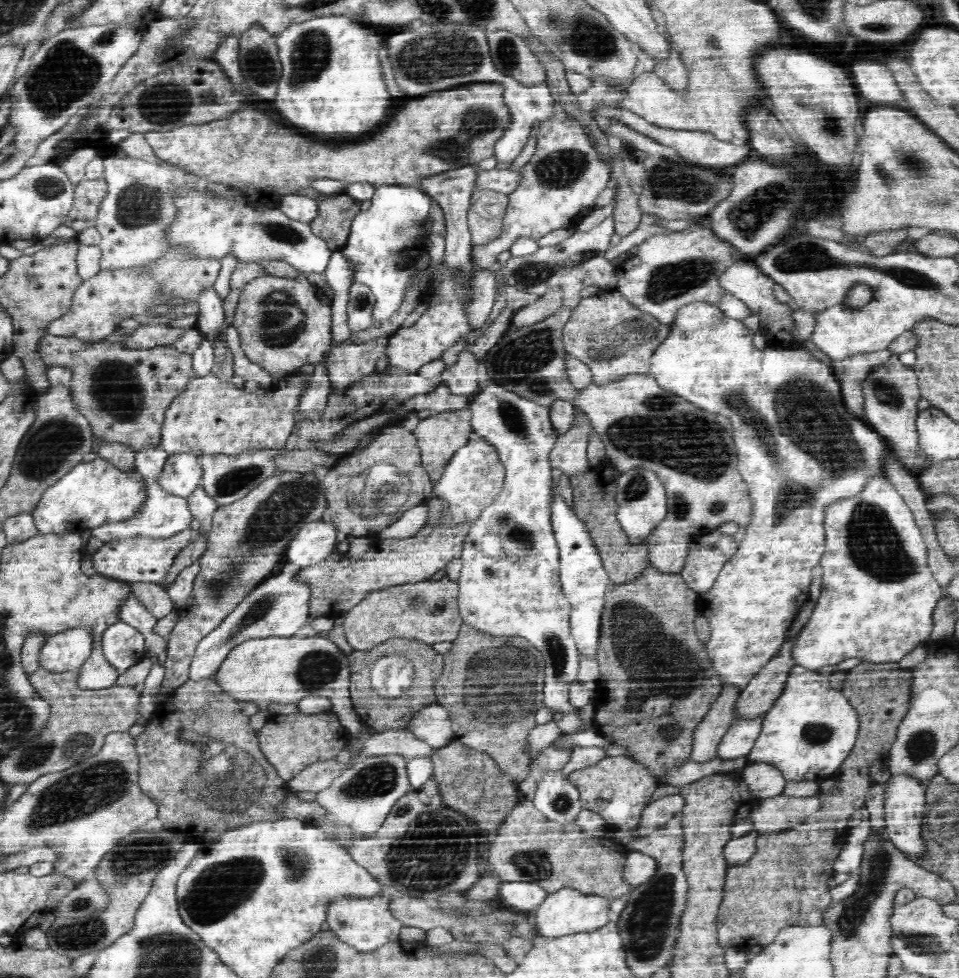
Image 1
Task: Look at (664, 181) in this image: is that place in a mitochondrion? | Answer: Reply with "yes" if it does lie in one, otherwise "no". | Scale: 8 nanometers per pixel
yes

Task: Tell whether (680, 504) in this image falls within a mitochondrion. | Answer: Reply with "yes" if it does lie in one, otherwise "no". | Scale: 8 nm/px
yes

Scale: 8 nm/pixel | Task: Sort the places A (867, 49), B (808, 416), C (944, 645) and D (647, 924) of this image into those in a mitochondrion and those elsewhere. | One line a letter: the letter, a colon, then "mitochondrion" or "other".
A: other
B: mitochondrion
C: other
D: mitochondrion

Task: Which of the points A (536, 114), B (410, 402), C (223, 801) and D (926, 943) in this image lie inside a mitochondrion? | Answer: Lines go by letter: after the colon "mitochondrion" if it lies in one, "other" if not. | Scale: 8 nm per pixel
A: other
B: other
C: mitochondrion
D: mitochondrion

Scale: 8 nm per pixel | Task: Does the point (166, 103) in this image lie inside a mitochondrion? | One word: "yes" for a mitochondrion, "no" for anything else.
yes

